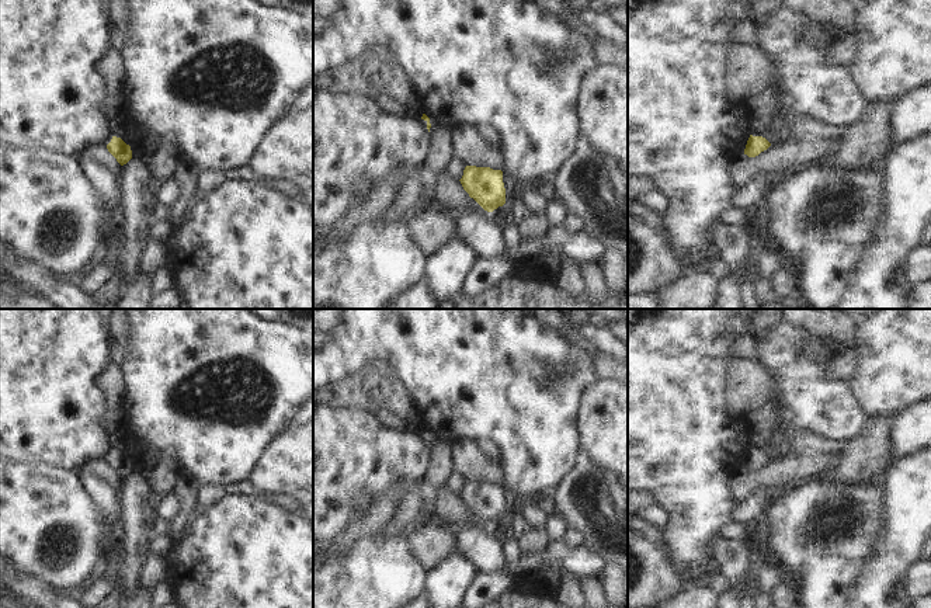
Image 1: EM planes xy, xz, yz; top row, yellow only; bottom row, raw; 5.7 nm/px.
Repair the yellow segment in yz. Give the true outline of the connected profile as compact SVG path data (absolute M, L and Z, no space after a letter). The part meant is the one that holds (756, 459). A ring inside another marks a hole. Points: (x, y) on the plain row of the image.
M750 449L744 463L744 469L747 469L748 472L755 472L770 461L771 458L765 452Z

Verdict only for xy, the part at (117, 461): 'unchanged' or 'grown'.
unchanged

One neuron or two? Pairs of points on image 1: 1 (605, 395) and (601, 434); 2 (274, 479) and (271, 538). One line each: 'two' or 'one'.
1: one
2: two

